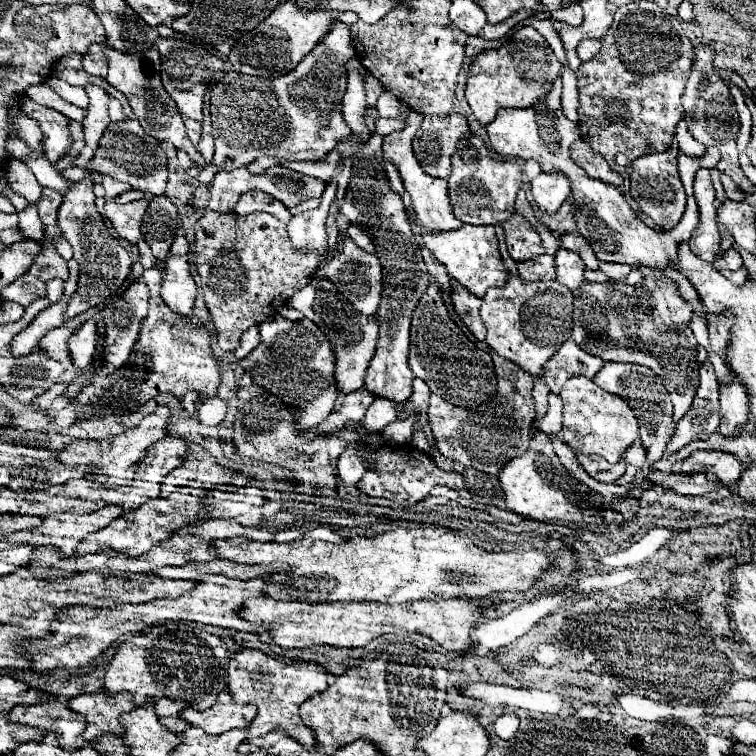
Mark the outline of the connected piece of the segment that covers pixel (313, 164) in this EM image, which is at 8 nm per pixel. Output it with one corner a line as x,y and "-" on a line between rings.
331,151
331,153
327,153
325,157
315,159
315,161
282,161
282,165
298,173
311,175
311,177
315,177
315,179
321,179
321,181
329,183
329,181
333,179
333,175
335,175
335,167
339,165
339,153
337,153
337,151

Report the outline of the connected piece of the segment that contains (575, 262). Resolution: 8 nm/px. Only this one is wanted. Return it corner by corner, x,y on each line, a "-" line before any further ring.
559,249
555,253
555,269
557,269
557,281
569,289
577,289
583,283
583,261
575,251

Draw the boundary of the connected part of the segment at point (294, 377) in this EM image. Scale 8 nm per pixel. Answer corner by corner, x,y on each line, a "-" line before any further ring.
273,315
271,319
259,323
259,331
261,331
259,347
253,349
245,359
241,359
241,367
245,371
265,369
265,373
271,373
271,375
255,373
253,383
263,385
267,391
281,397
287,405
295,407
299,429
305,431
317,427
331,413
333,403
337,399
337,387
333,379
335,357
327,337
309,319
289,321
283,319
281,315

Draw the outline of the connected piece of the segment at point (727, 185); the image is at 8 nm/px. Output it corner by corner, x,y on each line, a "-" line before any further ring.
725,173
721,174
721,181
727,197
734,201
744,201
745,196
738,185

